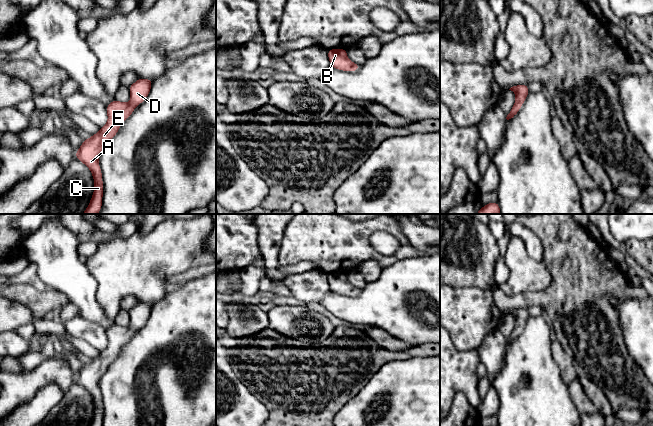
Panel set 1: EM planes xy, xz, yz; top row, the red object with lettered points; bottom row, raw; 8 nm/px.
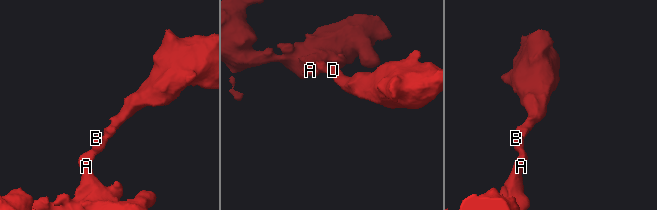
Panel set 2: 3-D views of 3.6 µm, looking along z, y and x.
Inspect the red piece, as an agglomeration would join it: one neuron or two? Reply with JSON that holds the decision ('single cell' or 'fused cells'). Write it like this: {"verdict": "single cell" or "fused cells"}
{"verdict": "single cell"}

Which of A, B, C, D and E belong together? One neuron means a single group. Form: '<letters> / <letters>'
A B C D E

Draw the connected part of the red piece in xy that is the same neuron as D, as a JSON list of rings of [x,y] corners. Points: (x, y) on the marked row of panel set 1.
[[[139,78],[130,85],[131,100],[129,103],[114,99],[106,106],[108,115],[107,123],[100,131],[89,139],[84,139],[75,157],[85,164],[91,171],[94,179],[95,190],[87,209],[82,214],[98,214],[102,208],[104,184],[98,158],[107,147],[109,141],[118,133],[124,120],[134,112],[134,108],[141,104],[149,95],[153,80]]]

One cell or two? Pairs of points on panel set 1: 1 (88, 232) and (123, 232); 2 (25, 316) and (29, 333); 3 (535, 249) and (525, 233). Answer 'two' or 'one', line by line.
1: one
2: two
3: one

